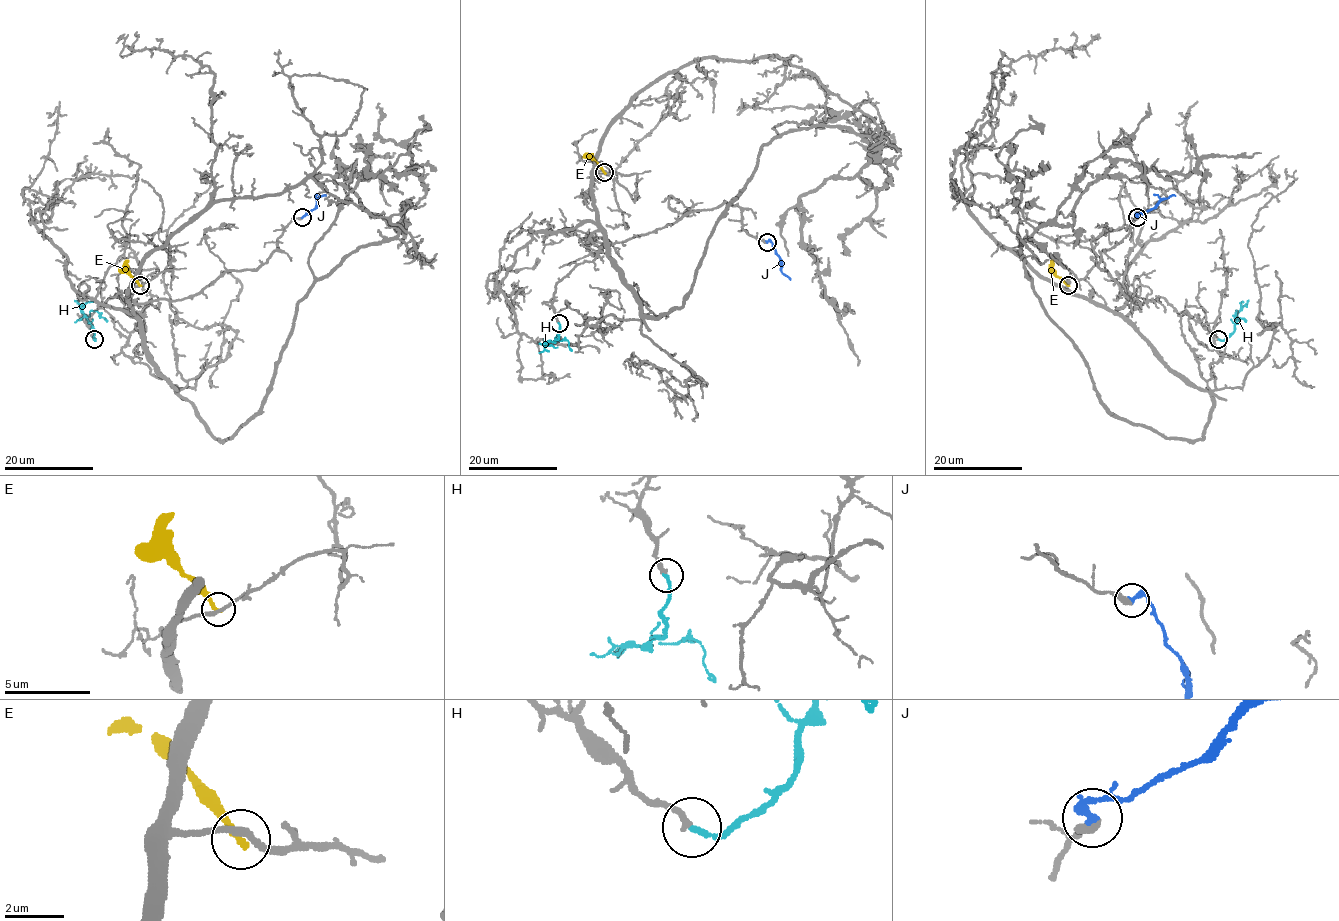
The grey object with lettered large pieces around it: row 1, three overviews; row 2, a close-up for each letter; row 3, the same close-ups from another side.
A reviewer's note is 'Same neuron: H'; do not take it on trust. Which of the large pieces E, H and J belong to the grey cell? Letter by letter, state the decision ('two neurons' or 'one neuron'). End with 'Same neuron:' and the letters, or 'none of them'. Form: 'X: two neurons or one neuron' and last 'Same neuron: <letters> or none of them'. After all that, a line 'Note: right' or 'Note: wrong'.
E: two neurons
H: one neuron
J: two neurons
Same neuron: H
Note: right

